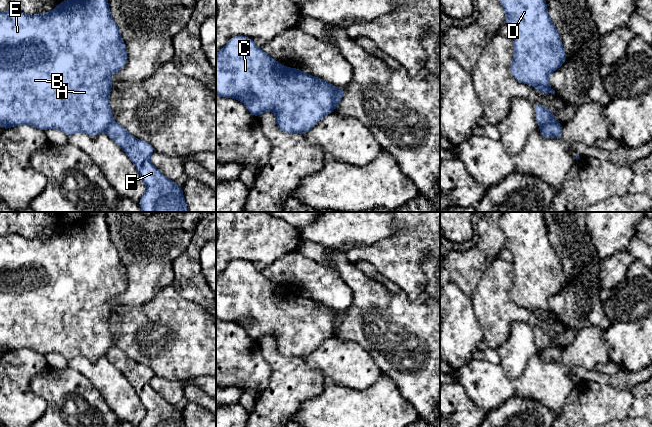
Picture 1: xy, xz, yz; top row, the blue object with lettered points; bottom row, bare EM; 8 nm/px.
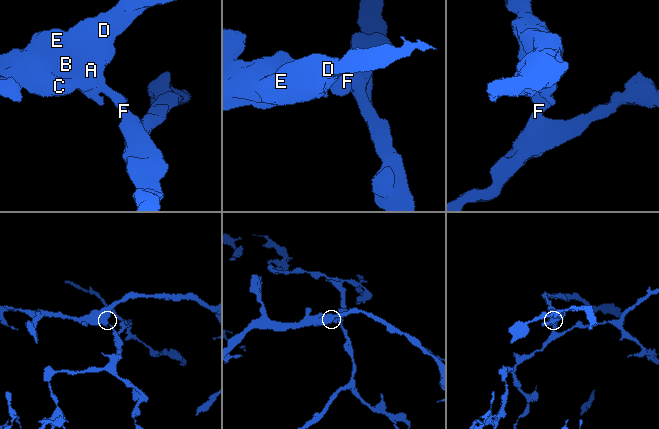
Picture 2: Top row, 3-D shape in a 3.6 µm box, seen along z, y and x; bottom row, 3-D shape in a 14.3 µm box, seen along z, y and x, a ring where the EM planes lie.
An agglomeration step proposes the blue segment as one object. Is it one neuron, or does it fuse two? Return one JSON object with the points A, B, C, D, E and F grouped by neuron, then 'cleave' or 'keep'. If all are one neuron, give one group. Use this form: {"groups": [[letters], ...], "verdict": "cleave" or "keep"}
{"groups": [["A", "B", "C", "D", "E"], ["F"]], "verdict": "cleave"}

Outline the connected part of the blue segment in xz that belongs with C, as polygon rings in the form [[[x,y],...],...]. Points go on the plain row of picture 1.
[[[246,260],[231,261],[221,275],[216,278],[216,320],[233,322],[241,325],[250,338],[259,341],[266,335],[272,335],[276,349],[284,357],[305,358],[322,342],[332,337],[336,311],[325,304],[309,299],[297,292],[285,291],[259,272]]]

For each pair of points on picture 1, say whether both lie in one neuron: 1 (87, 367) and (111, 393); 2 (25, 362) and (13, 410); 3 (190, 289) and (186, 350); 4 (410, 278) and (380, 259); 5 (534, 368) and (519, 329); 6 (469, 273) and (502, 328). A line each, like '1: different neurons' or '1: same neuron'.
1: same neuron
2: same neuron
3: different neurons
4: same neuron
5: different neurons
6: different neurons

